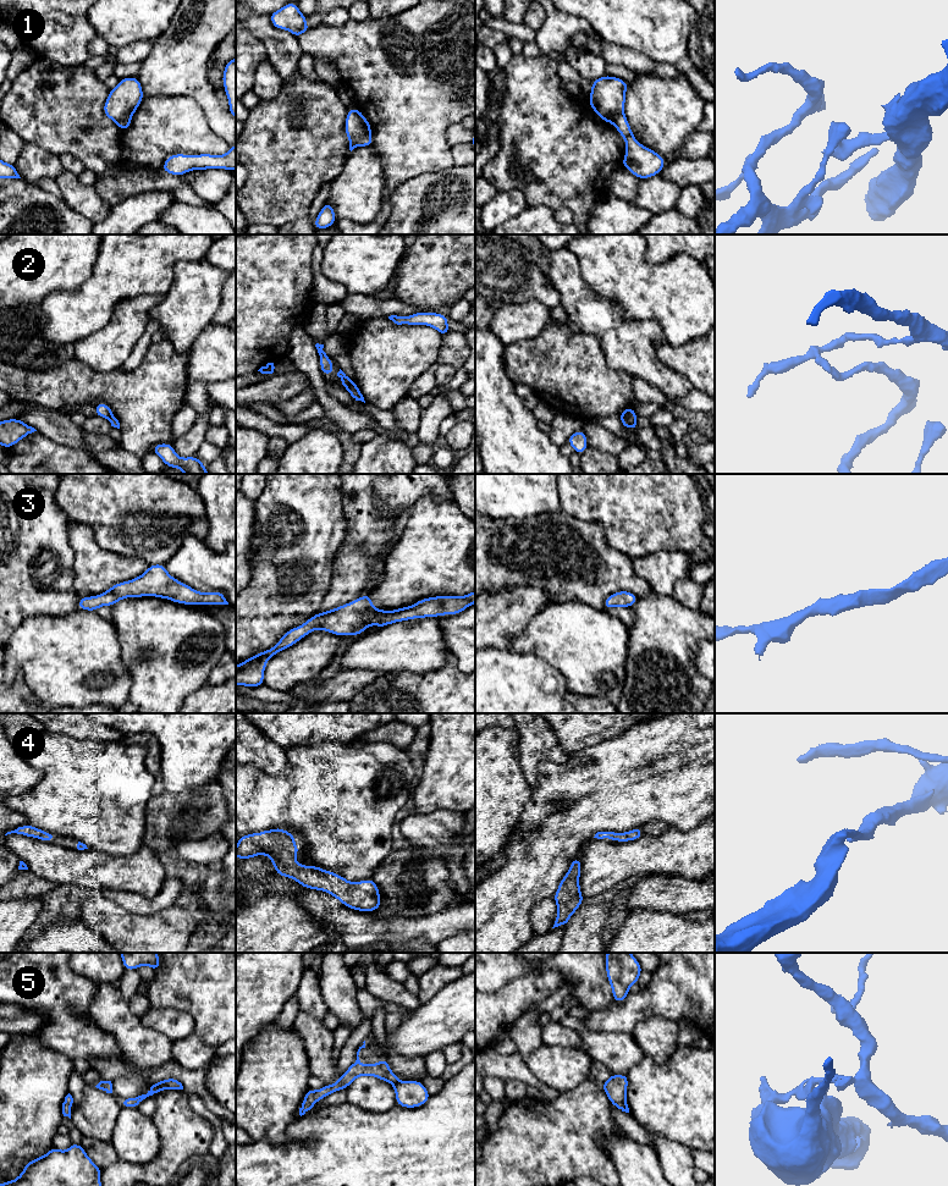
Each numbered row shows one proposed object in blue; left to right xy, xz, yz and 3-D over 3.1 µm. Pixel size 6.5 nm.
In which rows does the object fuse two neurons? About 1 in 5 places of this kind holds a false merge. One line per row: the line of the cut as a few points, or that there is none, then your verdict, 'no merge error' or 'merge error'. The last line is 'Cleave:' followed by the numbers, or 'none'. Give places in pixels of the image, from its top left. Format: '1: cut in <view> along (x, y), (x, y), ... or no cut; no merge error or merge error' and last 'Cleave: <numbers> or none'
1: cut in xz along (370, 134), (363, 136), (356, 145); merge error
2: cut in xz along (351, 380), (346, 387); merge error
3: no cut; no merge error
4: no cut; no merge error
5: cut in xy along (156, 1084), (154, 1092); merge error
Cleave: 1, 2, 5

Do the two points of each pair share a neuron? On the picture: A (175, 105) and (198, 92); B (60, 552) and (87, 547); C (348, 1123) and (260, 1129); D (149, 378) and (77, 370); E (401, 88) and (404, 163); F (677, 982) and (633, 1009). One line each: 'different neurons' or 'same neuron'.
A: different neurons
B: different neurons
C: different neurons
D: same neuron
E: same neuron
F: same neuron

